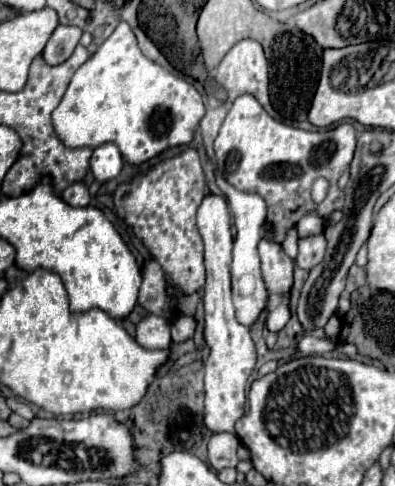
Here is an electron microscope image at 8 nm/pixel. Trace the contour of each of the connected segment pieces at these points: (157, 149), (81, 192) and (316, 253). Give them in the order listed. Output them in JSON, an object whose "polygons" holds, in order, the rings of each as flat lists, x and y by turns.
{"polygons":[[[120,22,118,28,112,32,112,36,96,50,96,54,90,56,90,60,76,70,62,102,52,112,52,124,58,138,68,148,78,148,78,146,98,148,100,144,114,142,128,164,140,166,168,148,190,144,202,116,204,116,204,104,198,90,186,80,182,80,180,72,170,73,156,62,152,62,150,58,146,58,140,52,136,36,132,34,130,26,126,22]],[[76,182,76,184,68,186,68,188,60,194,60,198,62,198,66,204,74,207,88,206,88,202,90,202,88,188,86,188,82,182]],[[324,234,320,236,310,236,310,238,302,238,298,240,298,248,300,248,300,254,296,258,296,264,310,272,316,264,322,262,324,258,324,252,326,252,326,238]]]}

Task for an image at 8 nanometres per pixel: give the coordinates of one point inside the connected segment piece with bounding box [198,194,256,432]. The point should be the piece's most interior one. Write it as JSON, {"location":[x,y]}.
{"location":[232,358]}

